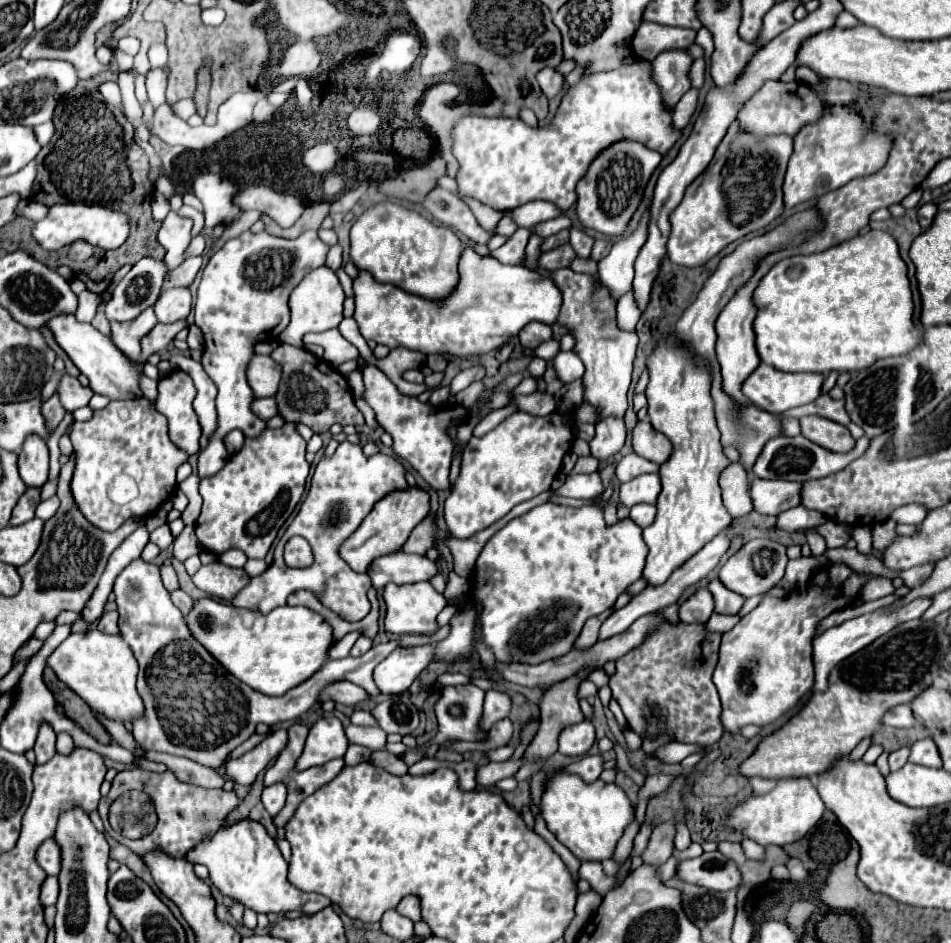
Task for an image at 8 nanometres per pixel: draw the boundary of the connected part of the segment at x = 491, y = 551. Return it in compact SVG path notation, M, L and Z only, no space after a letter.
M547 502L547 504L541 504L541 506L533 508L533 510L529 510L527 514L523 514L523 516L519 516L519 518L513 518L505 528L501 528L501 530L487 542L487 546L483 548L483 552L481 552L479 558L477 558L475 574L469 578L471 588L473 588L473 598L483 602L481 630L483 630L483 640L485 640L485 644L493 648L495 658L497 658L499 662L539 664L539 662L549 660L549 658L553 658L553 656L563 656L563 654L567 654L567 652L573 648L573 642L577 640L577 636L579 636L585 620L587 620L589 616L597 616L597 614L609 610L609 608L615 604L617 596L619 596L629 584L633 584L635 580L641 578L641 572L643 572L643 566L645 566L645 556L647 556L647 544L643 542L641 528L639 528L631 518L619 520L615 526L607 526L607 524L605 524L605 518L603 518L603 508L599 508L599 506L569 508L569 506L561 506L561 504Z

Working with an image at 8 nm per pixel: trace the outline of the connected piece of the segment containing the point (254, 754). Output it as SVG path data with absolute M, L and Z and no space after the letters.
M271 730L263 742L259 742L253 750L243 754L237 760L227 762L227 776L237 784L253 784L257 774L275 760L283 746L287 746L287 732L285 730Z

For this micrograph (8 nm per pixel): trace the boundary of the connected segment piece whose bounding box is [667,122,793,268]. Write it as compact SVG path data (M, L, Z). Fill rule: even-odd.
M733 122L711 160L713 166L707 166L701 182L697 178L687 188L685 198L671 214L671 236L667 242L667 256L671 262L699 268L731 242L747 236L749 232L767 228L777 216L781 216L781 186L791 152L793 138L771 136L755 140L749 134L743 134L737 122Z

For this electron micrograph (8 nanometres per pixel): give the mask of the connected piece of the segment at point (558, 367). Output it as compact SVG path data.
M569 350L569 352L559 352L553 360L553 370L555 370L555 378L563 384L569 384L573 380L579 380L585 372L585 366L581 362L581 358Z

